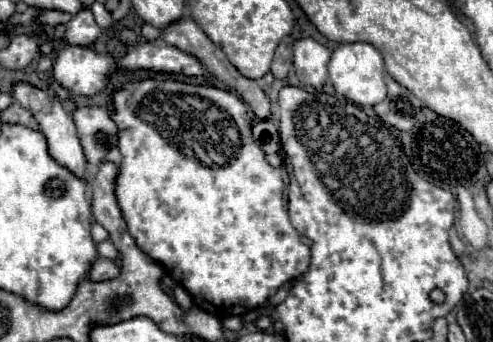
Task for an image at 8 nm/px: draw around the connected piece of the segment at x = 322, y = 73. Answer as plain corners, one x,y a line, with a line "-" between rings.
306,37
294,45
294,69
304,87
320,89
328,79
328,61
332,51
318,41

